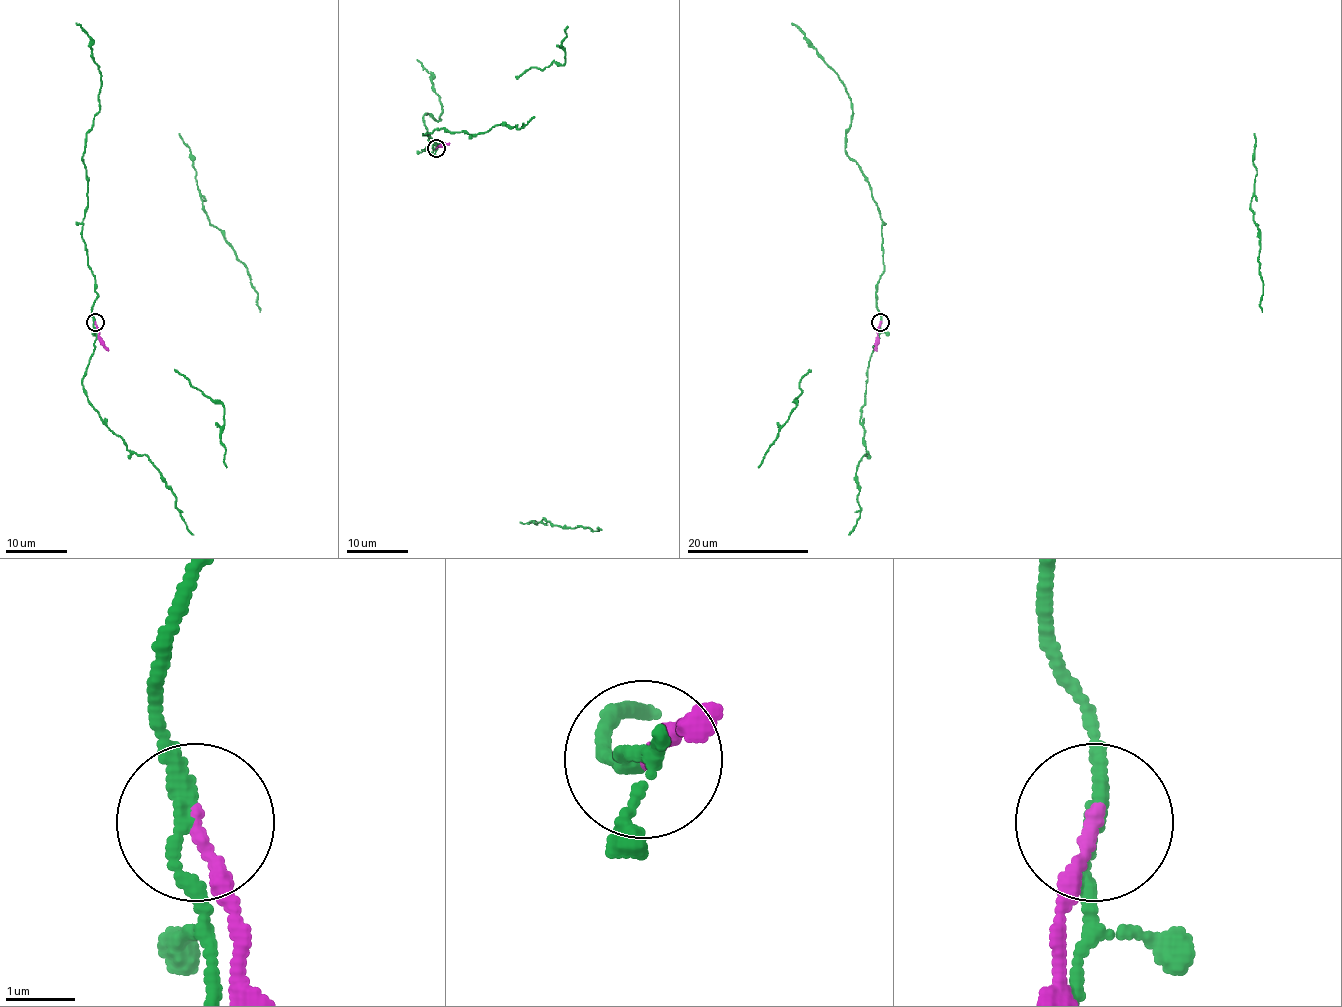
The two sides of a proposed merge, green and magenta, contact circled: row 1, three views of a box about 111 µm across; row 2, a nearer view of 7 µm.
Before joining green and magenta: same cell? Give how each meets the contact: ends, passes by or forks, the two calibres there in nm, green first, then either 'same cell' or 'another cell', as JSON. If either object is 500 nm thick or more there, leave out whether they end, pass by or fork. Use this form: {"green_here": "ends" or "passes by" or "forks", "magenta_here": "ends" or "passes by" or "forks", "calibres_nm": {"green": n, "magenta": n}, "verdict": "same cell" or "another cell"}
{"green_here": "passes by", "magenta_here": "ends", "calibres_nm": {"green": 200, "magenta": 180}, "verdict": "another cell"}

